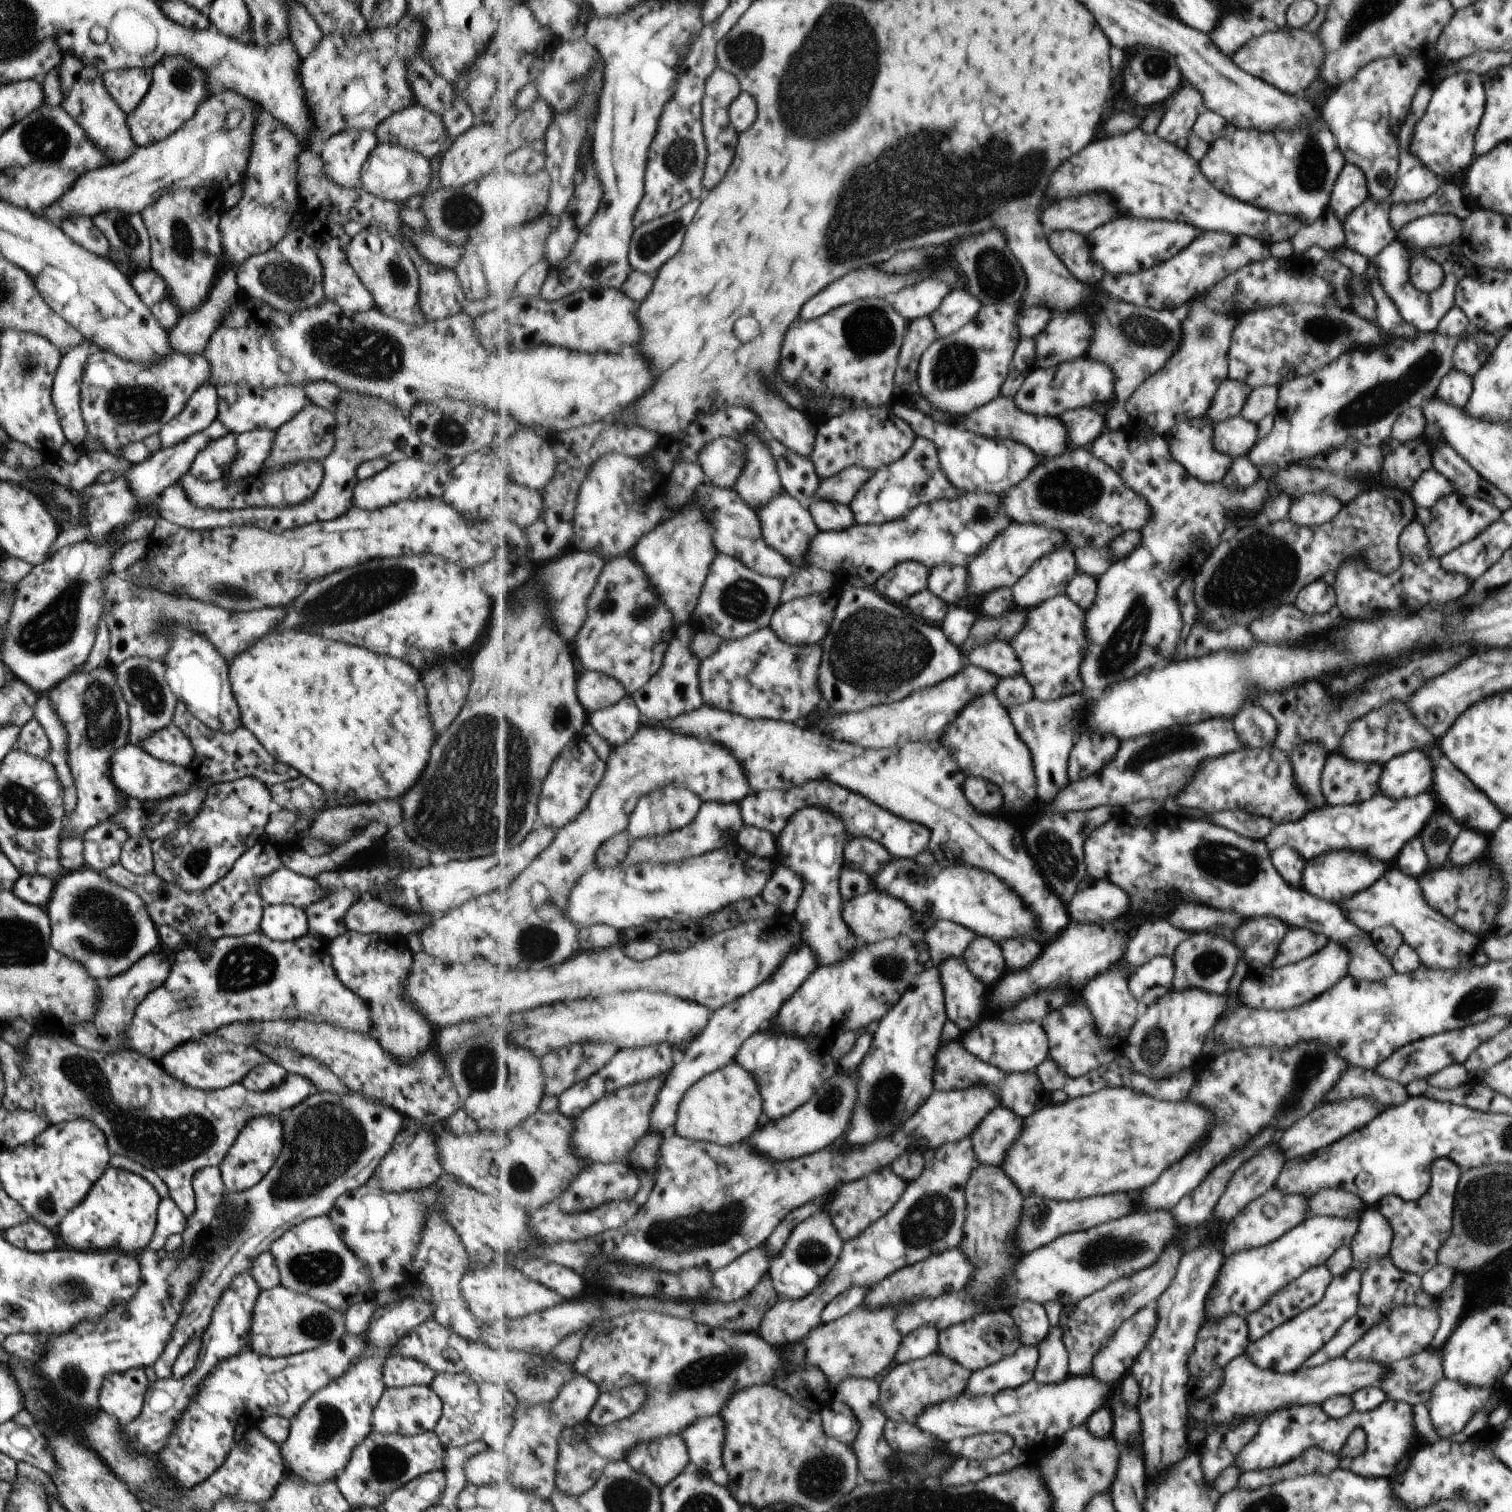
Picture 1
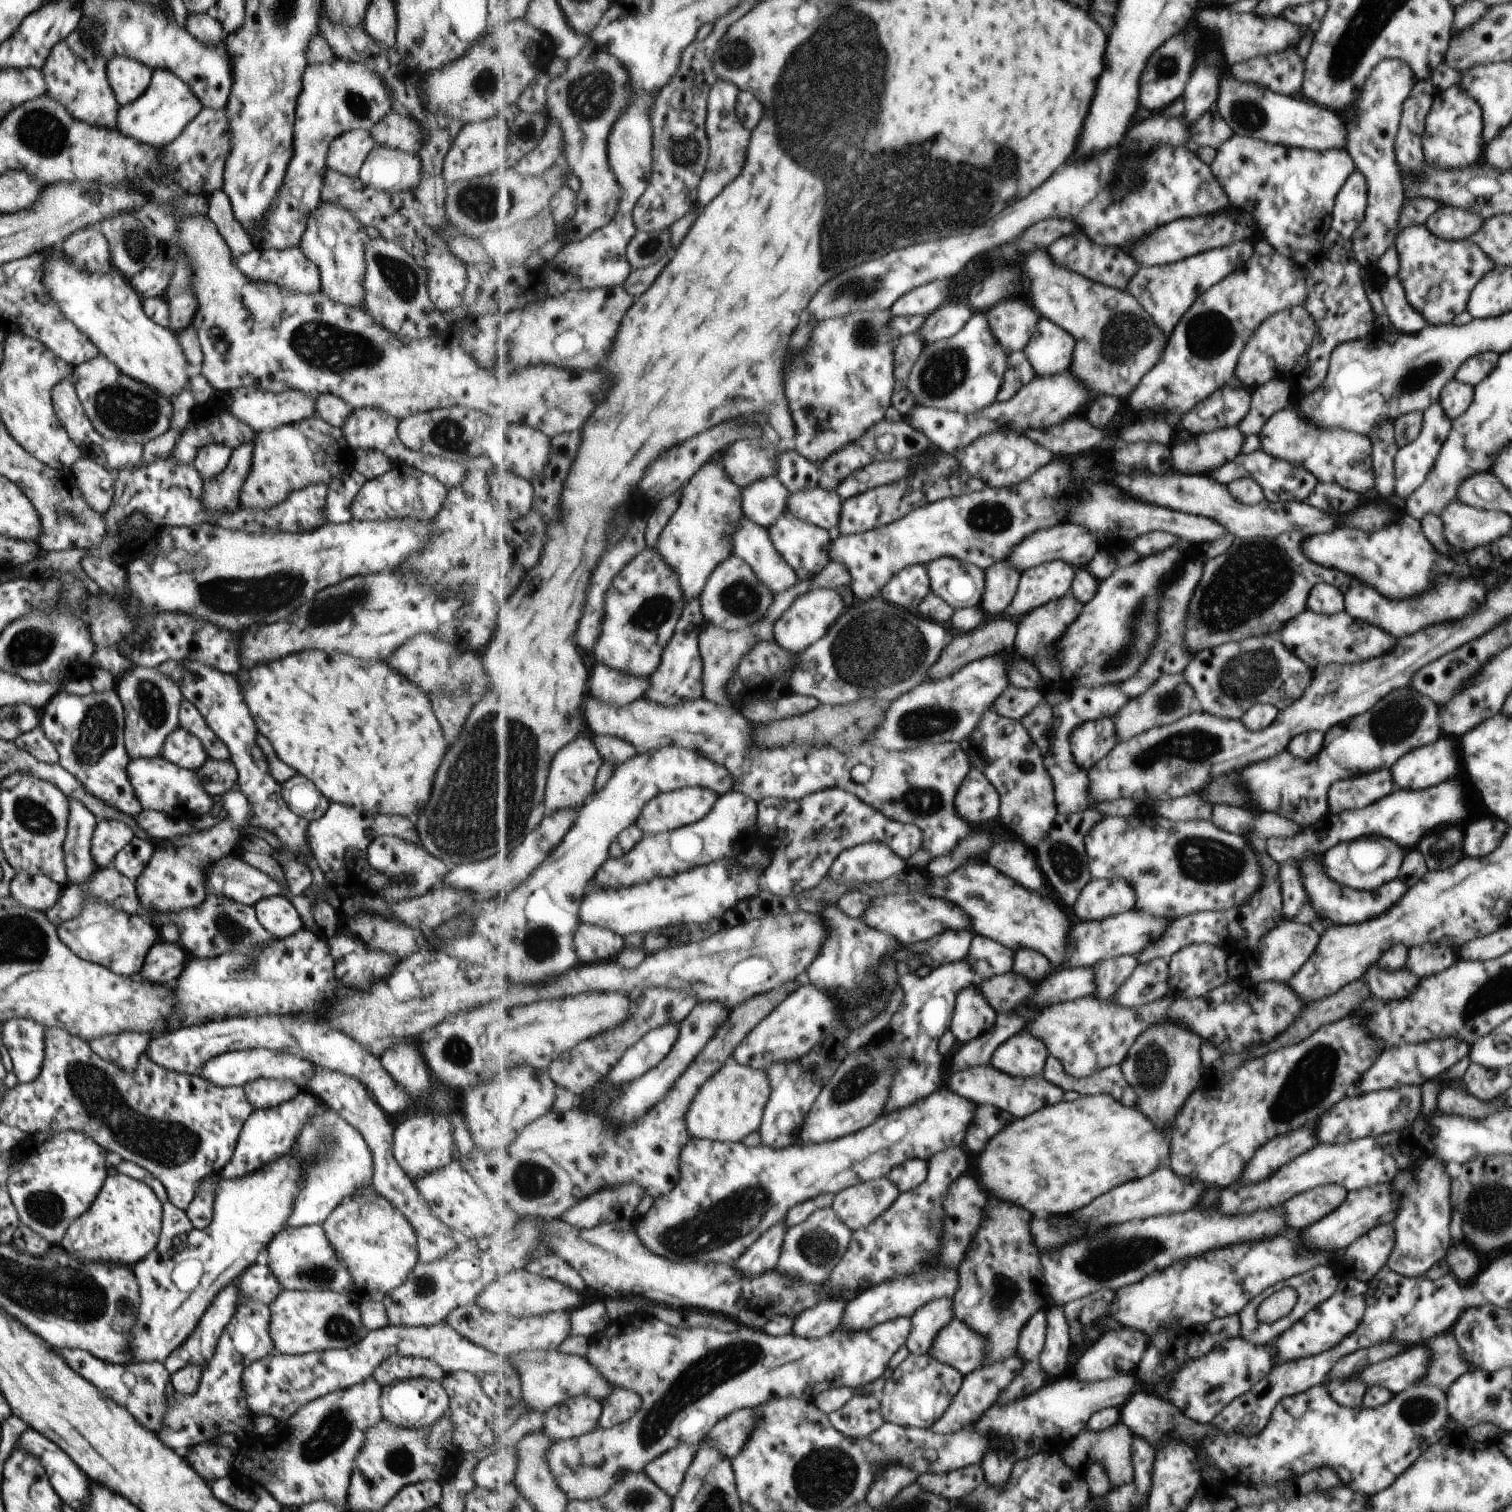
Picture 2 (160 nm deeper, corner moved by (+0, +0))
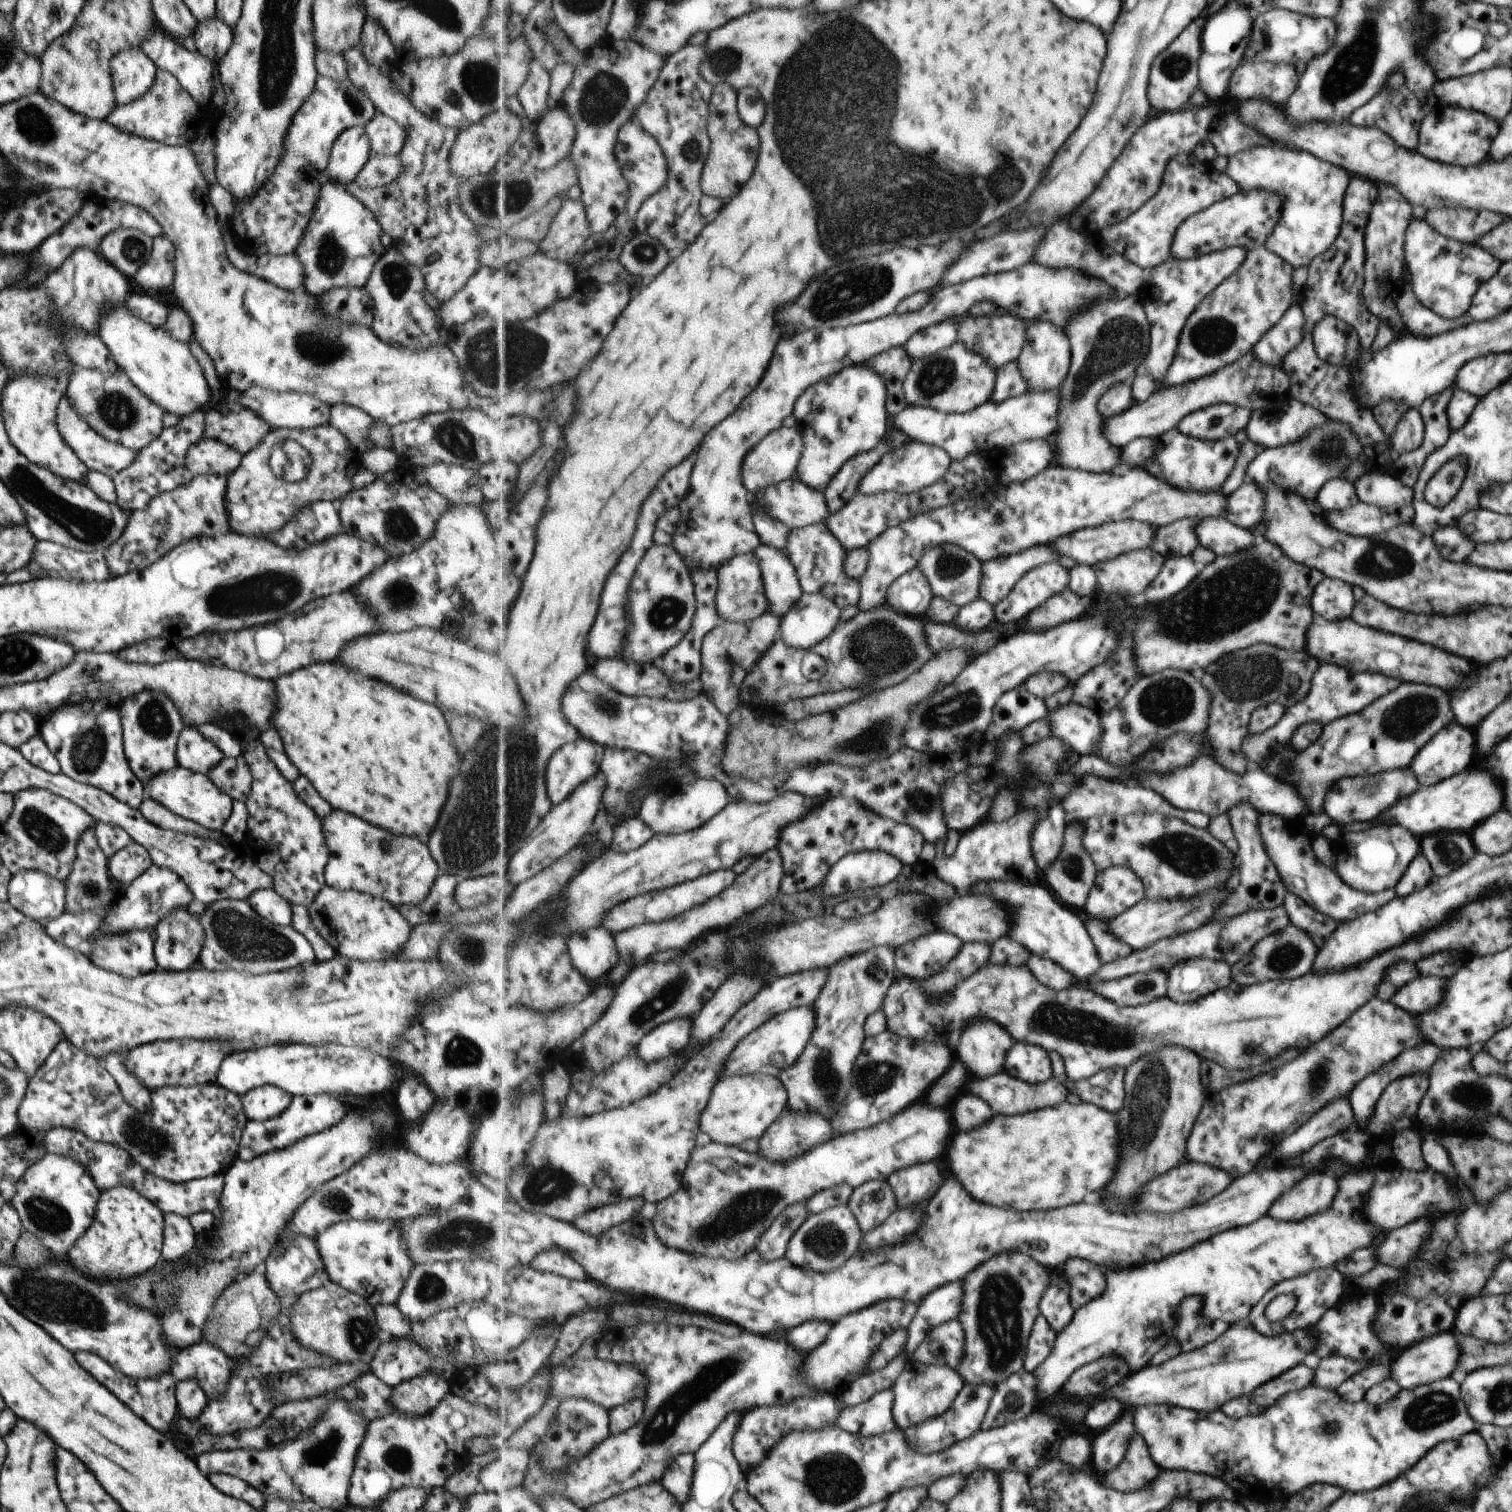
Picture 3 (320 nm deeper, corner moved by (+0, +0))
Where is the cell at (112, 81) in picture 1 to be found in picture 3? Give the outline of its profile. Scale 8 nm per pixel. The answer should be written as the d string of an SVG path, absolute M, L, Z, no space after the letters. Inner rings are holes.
M139 47L125 48L109 60L115 105L125 105L140 98L153 83L156 69Z

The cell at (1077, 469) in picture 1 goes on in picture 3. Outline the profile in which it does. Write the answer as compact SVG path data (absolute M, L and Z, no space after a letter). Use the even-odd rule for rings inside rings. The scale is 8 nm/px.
M1205 517L1195 526L1198 545L1211 549L1215 557L1229 556L1255 541L1249 529L1238 528L1223 517Z

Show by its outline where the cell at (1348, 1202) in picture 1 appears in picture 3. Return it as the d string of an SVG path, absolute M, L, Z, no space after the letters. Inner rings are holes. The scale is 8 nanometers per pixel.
M1313 1172L1303 1177L1292 1189L1282 1192L1269 1208L1267 1215L1278 1221L1298 1221L1306 1216L1318 1213L1326 1209L1332 1203L1336 1195L1336 1180L1327 1172Z

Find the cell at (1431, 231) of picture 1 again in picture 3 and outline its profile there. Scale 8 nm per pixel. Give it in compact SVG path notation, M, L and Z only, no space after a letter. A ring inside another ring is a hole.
M1447 207L1425 212L1424 220L1447 239L1474 243L1501 224L1504 217L1489 210Z

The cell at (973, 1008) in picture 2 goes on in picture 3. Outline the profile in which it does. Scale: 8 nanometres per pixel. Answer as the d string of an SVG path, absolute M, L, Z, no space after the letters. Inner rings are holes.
M987 1019L974 1021L964 1032L957 1047L957 1054L967 1068L971 1079L984 1079L1003 1072L1007 1066L1008 1052L1016 1043L1014 1038L1001 1025Z

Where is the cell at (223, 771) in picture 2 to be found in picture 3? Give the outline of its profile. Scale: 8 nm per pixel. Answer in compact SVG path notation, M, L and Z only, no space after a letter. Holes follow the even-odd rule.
M241 755L236 758L221 758L219 764L211 768L205 776L215 788L219 788L231 800L244 803L249 794L251 774Z

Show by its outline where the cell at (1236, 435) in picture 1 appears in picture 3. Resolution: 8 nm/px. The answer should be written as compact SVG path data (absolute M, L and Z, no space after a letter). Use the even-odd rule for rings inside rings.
M1176 426L1166 430L1155 439L1157 454L1147 462L1144 467L1154 476L1165 480L1173 488L1181 490L1193 490L1193 492L1211 492L1220 488L1227 479L1231 468L1237 459L1237 442L1233 438L1223 438L1217 441L1198 440L1193 437L1184 436Z

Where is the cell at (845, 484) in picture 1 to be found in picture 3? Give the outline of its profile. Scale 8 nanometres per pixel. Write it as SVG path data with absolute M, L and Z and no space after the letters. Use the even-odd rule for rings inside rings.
M910 440L907 446L897 448L895 452L889 452L874 467L873 471L861 480L858 492L865 495L875 495L881 492L912 494L943 480L943 476L947 474L953 462L952 457L943 448Z

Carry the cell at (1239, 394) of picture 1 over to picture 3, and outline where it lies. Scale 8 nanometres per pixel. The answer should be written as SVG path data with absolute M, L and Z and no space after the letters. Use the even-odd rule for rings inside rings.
M1228 404L1208 406L1185 415L1176 427L1184 436L1217 441L1234 436L1247 424L1250 410Z

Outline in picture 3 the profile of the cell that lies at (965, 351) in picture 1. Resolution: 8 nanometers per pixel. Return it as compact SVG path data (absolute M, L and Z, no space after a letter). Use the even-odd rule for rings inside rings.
M955 343L935 355L914 360L904 384L905 397L909 405L931 407L944 413L966 413L992 400L997 373L979 353Z

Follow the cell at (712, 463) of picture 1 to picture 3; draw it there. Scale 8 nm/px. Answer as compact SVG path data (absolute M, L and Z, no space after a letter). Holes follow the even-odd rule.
M783 426L779 430L771 432L764 440L761 440L761 443L757 444L757 447L754 447L748 456L745 456L741 474L743 474L745 488L748 488L748 492L754 495L759 490L765 490L769 486L795 479L805 446L803 435L796 426L791 428Z

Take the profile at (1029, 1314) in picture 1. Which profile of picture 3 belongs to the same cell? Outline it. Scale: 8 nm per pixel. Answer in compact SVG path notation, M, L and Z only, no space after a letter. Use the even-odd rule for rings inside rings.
M1041 1314L1033 1327L1028 1340L1028 1351L1025 1359L1026 1370L1033 1373L1049 1358L1056 1346L1059 1333L1052 1327L1048 1318Z

